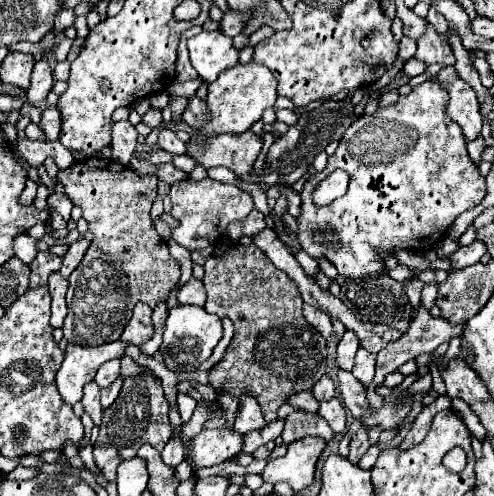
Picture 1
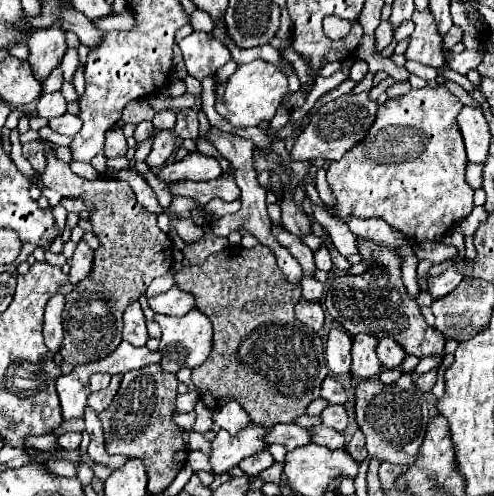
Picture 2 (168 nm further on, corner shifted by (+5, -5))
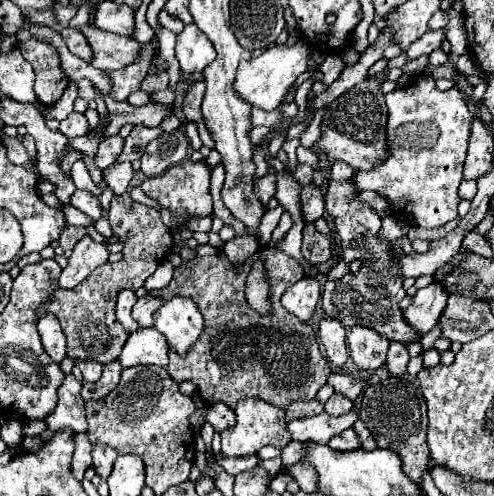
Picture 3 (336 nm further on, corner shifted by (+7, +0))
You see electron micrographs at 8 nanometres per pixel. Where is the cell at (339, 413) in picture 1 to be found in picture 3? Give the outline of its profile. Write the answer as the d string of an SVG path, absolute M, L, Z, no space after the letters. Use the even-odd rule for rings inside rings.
M333 394L327 402L325 402L325 412L331 416L341 416L347 414L353 408L353 402L341 394Z

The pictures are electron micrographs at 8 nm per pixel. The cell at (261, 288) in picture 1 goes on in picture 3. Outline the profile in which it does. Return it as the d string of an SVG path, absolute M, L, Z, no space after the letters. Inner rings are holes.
M209 244L199 246L197 256L177 266L171 282L163 290L149 292L163 300L169 300L171 296L191 298L205 320L201 336L185 356L169 350L169 376L177 384L193 382L205 404L223 402L229 404L229 408L235 408L241 398L253 396L283 408L291 400L313 400L317 390L327 382L331 368L319 352L313 328L285 312L281 306L285 288L303 276L305 272L299 262L275 248L265 248L253 254L245 262L243 270L235 272L235 266L221 248L213 248ZM257 256L265 258L267 264L273 290L273 316L257 316L245 300L245 278Z

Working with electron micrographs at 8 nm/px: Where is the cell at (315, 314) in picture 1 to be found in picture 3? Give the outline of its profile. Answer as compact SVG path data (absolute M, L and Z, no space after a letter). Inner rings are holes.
M303 276L299 282L291 284L285 292L283 292L283 306L287 312L295 314L299 320L309 322L309 318L313 316L317 302L319 302L319 284L315 278Z

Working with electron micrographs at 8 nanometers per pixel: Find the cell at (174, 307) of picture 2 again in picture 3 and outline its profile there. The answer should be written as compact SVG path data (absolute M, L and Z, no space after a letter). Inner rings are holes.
M147 294L137 300L137 304L133 306L131 316L133 316L133 320L139 324L139 328L153 328L153 326L155 326L153 314L155 314L155 310L157 310L161 304L163 304L163 300L153 298L153 296L147 296Z

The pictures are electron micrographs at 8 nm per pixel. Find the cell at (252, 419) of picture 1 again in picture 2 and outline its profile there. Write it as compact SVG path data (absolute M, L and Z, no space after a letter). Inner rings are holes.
M229 401L225 407L215 411L213 413L213 421L221 429L227 429L231 435L237 435L239 431L243 431L251 423L247 411L241 405L237 405L235 401Z

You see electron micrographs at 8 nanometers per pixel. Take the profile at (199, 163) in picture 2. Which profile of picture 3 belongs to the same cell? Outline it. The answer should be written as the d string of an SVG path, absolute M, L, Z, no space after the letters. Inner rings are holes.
M183 160L181 164L177 164L177 168L165 172L165 176L155 176L153 180L145 180L141 184L143 192L149 198L157 200L163 208L171 210L171 216L173 216L171 236L173 236L175 244L181 244L181 242L185 242L193 236L193 232L185 228L185 222L189 218L211 216L213 214L213 200L211 200L211 194L209 194L209 176L211 176L211 168L207 168L205 162Z

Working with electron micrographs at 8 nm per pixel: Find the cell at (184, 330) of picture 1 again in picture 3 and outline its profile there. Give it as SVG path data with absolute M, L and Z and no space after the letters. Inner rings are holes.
M171 298L155 312L155 328L167 338L167 344L177 354L185 354L203 330L201 314L189 298Z

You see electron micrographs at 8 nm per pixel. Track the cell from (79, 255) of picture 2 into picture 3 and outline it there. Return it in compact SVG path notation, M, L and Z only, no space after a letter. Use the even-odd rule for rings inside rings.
M85 236L77 242L73 248L73 254L69 256L69 264L63 268L59 276L59 288L75 288L81 284L97 266L105 264L109 258L109 250L105 244L95 242L93 238Z

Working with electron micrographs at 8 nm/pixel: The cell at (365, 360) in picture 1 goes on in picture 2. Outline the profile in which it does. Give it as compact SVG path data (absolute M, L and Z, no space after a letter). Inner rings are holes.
M359 333L353 337L353 349L351 349L351 357L353 357L353 365L351 365L351 373L361 377L361 379L371 379L377 373L381 373L381 361L375 355L375 337L367 335L367 333Z

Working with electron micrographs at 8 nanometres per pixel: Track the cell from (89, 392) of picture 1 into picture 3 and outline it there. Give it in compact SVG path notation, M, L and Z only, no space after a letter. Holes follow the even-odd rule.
M95 444L93 446L93 468L95 468L95 474L101 476L101 480L107 480L111 470L113 470L113 462L117 458L117 452L109 446L103 446L103 444Z

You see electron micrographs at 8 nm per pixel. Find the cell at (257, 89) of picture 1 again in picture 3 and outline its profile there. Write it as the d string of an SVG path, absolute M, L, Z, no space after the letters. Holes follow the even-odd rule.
M299 38L291 46L275 46L275 48L267 50L265 54L261 54L259 58L253 58L253 60L241 64L237 70L237 78L235 78L237 94L255 108L275 110L283 102L283 96L289 90L289 86L297 80L299 74L303 74L307 70L309 54L311 54L309 42L305 38Z

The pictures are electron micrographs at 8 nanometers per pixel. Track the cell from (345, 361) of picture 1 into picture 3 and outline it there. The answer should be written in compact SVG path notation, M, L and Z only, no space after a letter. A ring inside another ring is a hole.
M323 318L319 322L319 338L325 346L325 356L333 368L341 368L347 358L347 338L345 338L345 328L333 320L333 318Z

